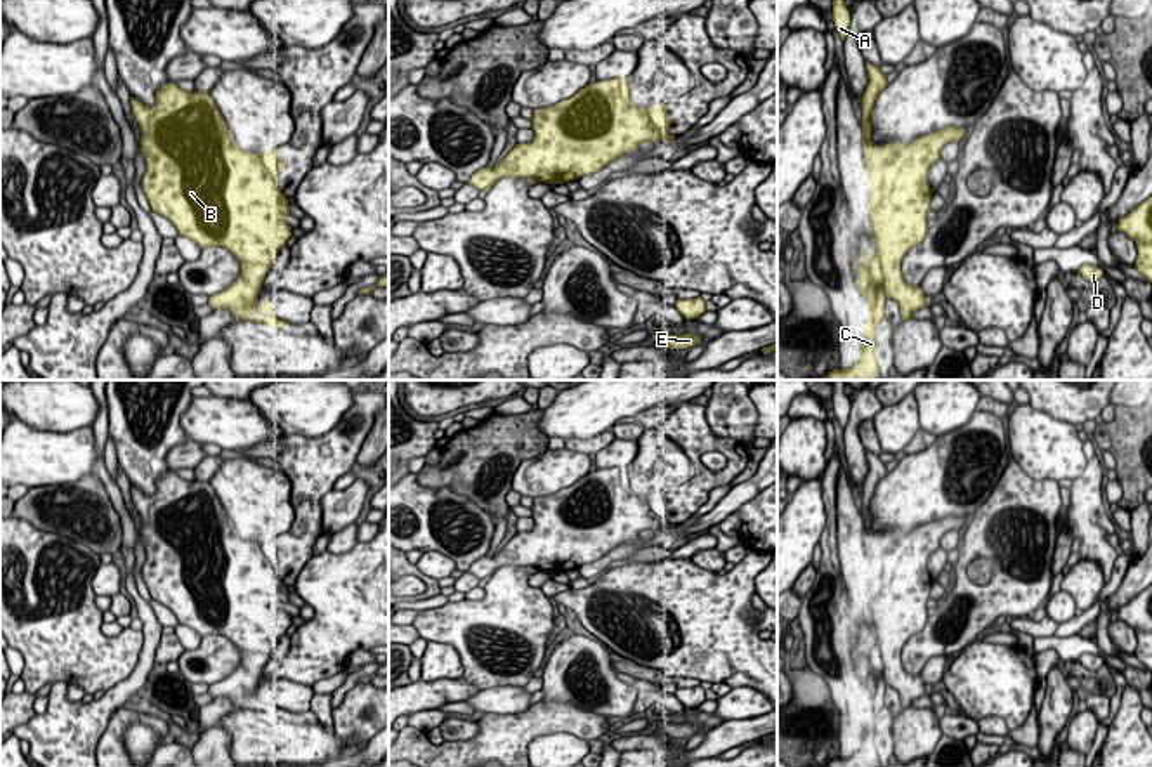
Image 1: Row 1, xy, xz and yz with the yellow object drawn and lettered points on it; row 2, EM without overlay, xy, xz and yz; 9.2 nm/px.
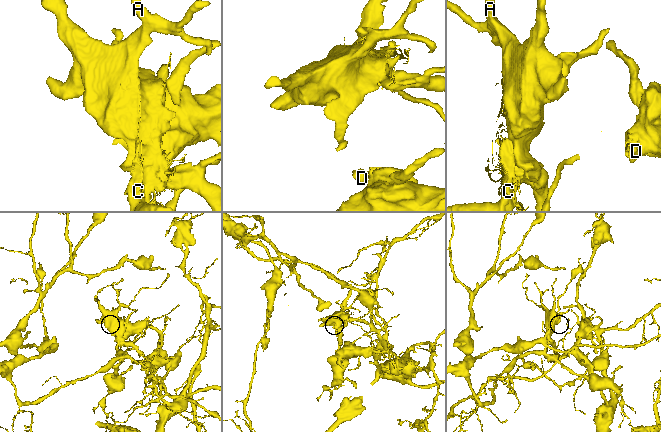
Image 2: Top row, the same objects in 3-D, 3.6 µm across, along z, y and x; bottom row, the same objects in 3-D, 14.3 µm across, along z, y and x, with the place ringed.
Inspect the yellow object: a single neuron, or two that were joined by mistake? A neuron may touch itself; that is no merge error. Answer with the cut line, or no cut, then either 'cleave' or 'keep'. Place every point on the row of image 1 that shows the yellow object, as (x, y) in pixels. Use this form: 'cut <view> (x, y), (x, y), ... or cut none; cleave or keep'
cut xz (615, 78), (615, 111), (628, 117), (646, 115), (661, 139); cleave

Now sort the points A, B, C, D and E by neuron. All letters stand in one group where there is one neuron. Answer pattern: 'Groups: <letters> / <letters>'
Groups: A B D E / C

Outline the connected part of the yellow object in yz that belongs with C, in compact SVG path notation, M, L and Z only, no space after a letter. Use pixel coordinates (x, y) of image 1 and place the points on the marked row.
M864 252L864 260L857 267L859 278L855 285L861 288L861 295L866 298L866 305L871 314L866 323L864 344L861 349L859 361L850 370L835 368L822 378L808 380L874 380L880 373L880 364L876 359L876 328L881 319L885 319L885 293L883 293L883 272L880 259L876 253Z

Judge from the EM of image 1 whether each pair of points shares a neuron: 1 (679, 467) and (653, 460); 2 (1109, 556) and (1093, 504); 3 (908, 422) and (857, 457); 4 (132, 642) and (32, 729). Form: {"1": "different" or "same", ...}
{"1": "same", "2": "same", "3": "different", "4": "different"}

